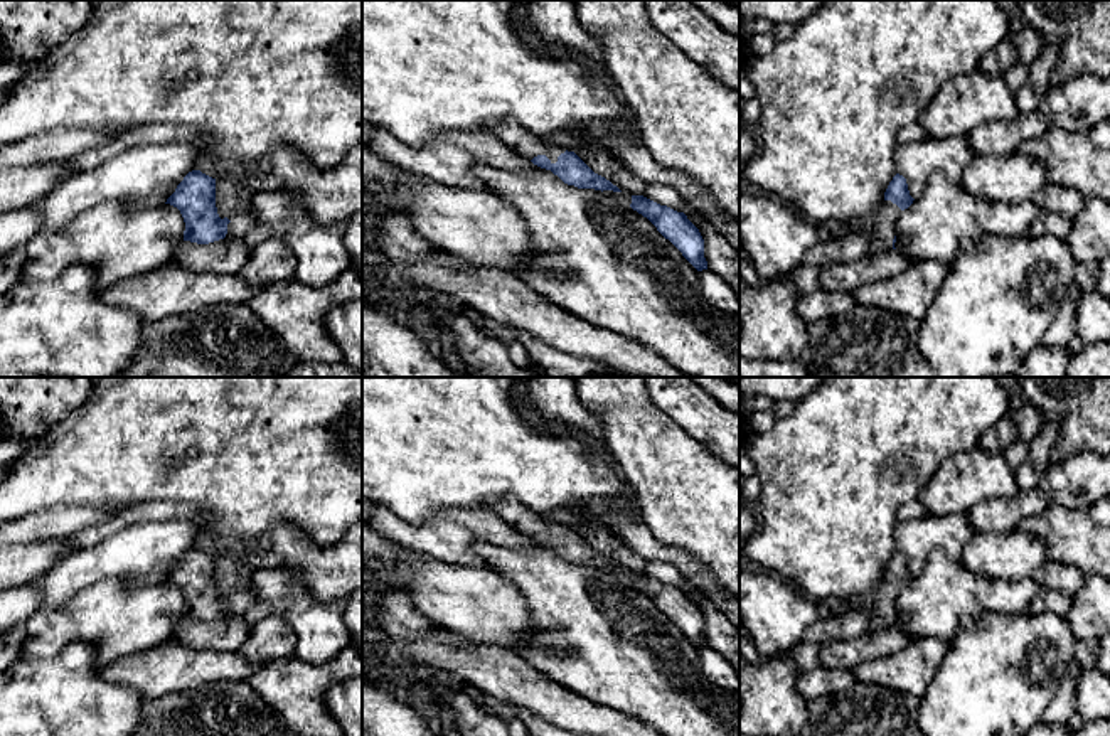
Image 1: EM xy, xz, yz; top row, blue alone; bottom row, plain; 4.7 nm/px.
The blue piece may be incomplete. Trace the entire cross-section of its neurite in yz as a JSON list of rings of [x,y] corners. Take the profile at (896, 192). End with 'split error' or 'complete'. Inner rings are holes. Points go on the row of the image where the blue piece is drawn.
[[[896,173],[884,192],[883,202],[876,209],[867,258],[883,251],[896,249],[896,221],[901,212],[913,204],[913,200],[915,199],[910,195],[906,179]]]; split error

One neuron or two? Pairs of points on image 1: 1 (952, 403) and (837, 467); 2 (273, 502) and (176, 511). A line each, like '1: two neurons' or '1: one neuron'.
1: one neuron
2: two neurons

